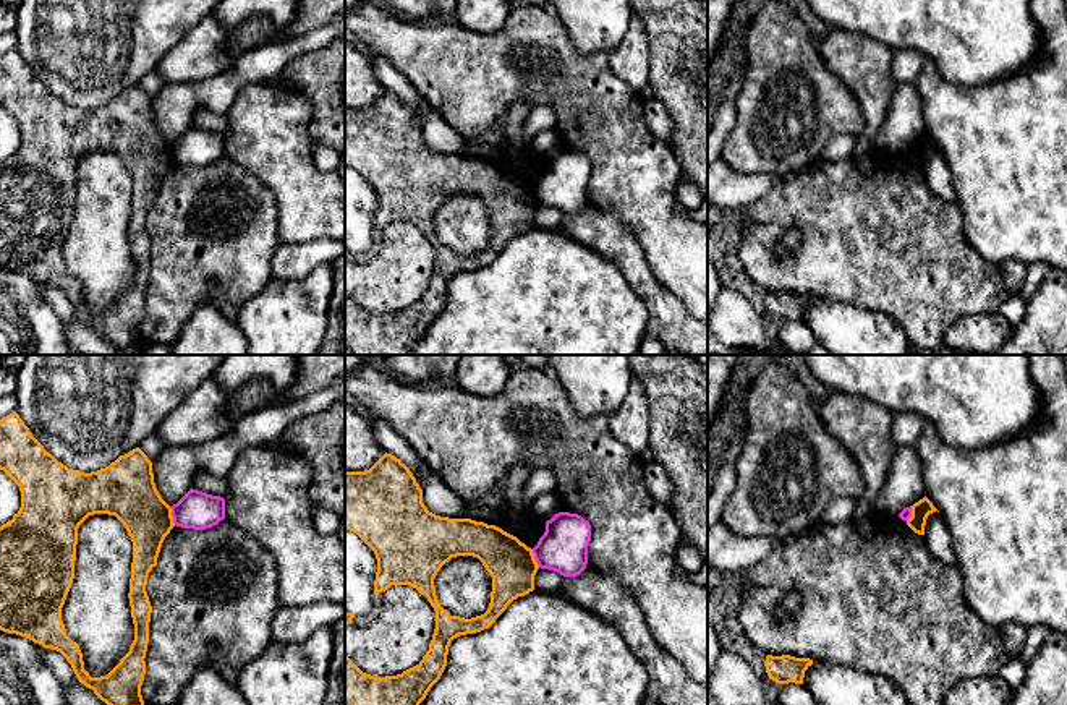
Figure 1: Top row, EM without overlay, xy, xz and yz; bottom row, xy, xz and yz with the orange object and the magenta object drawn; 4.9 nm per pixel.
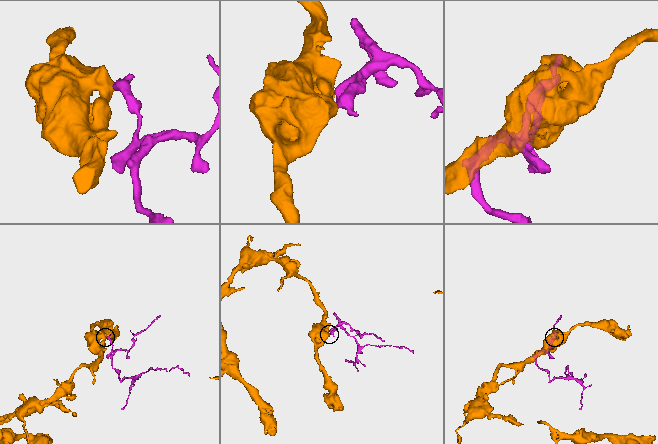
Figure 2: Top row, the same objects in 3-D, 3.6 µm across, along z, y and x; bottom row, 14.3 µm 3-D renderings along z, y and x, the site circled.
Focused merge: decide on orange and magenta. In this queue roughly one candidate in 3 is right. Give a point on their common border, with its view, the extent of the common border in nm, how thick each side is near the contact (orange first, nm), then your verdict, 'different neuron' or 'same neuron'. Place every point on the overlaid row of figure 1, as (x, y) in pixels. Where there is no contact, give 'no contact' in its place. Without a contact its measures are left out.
xy (170, 516) | 90 nm | 280/190 nm | different neuron

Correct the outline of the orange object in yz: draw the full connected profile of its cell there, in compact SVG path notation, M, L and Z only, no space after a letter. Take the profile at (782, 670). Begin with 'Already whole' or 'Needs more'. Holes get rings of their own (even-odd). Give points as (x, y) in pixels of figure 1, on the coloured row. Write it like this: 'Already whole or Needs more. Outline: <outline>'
Already whole. Outline: M767 655L764 666L769 679L777 684L803 684L805 671L813 664L810 658L795 658L790 655L772 656Z

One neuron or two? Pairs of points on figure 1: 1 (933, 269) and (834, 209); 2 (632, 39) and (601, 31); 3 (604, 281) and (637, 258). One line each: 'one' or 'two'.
1: one
2: two
3: two

